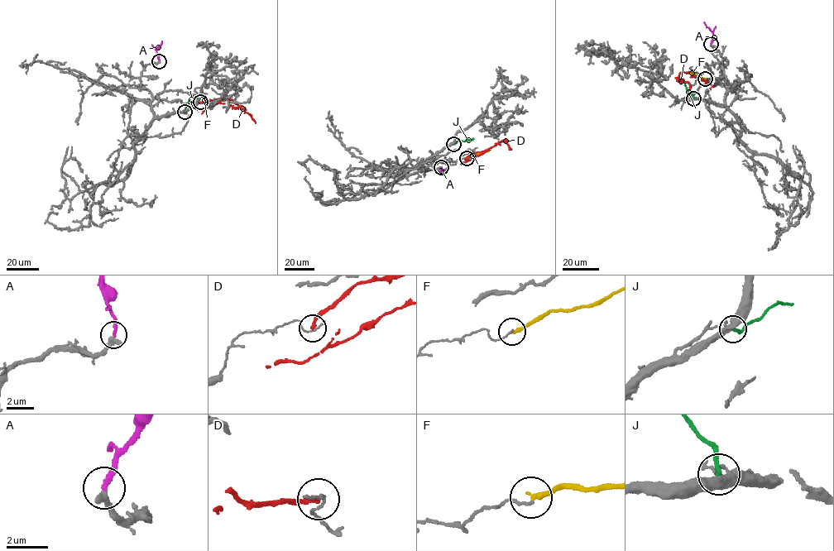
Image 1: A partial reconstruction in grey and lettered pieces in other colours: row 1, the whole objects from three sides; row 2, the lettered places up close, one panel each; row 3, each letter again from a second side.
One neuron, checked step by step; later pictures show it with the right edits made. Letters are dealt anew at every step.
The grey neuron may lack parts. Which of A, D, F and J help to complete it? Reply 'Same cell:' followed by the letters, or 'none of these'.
Same cell: A

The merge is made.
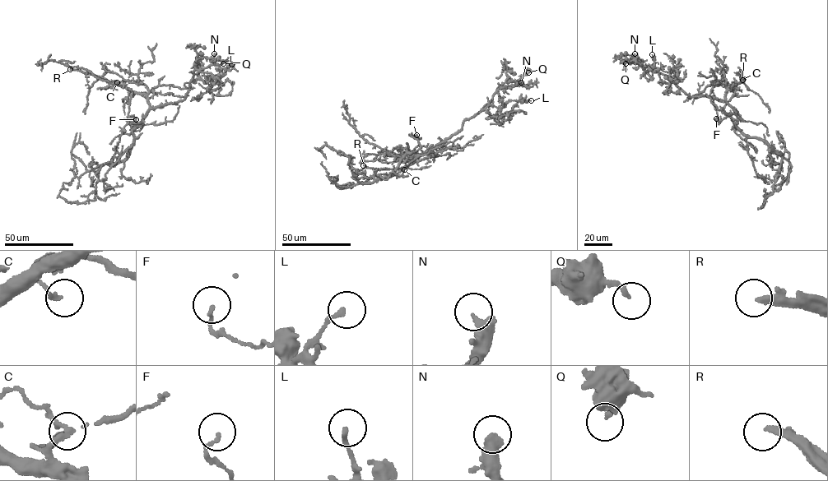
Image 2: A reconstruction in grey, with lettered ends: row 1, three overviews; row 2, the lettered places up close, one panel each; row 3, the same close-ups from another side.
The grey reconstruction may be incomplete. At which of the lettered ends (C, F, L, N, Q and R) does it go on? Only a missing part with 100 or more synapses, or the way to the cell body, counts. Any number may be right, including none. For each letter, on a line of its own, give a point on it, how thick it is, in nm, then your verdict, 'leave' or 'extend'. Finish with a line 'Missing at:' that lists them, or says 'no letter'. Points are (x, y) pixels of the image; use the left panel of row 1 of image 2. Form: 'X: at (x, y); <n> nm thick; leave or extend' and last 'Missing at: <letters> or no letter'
C: at (117, 82); 170 nm thick; leave
F: at (136, 119); 130 nm thick; leave
L: at (231, 64); 190 nm thick; leave
N: at (214, 53); 440 nm thick; leave
Q: at (223, 63); 190 nm thick; leave
R: at (70, 69); 280 nm thick; extend
Missing at: R

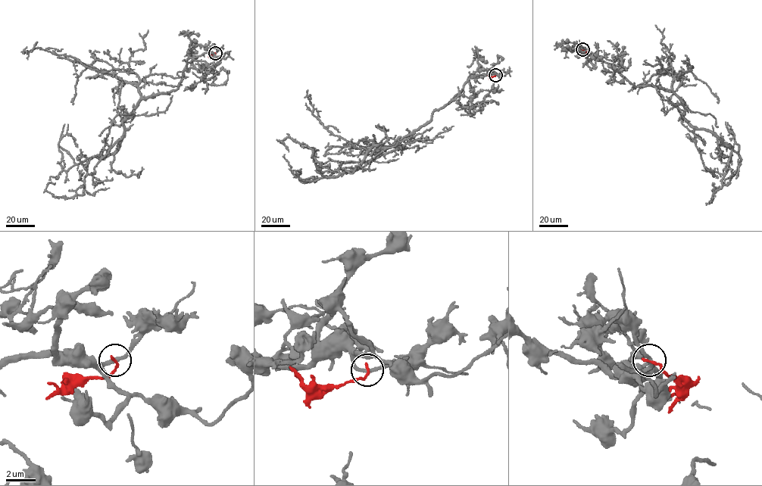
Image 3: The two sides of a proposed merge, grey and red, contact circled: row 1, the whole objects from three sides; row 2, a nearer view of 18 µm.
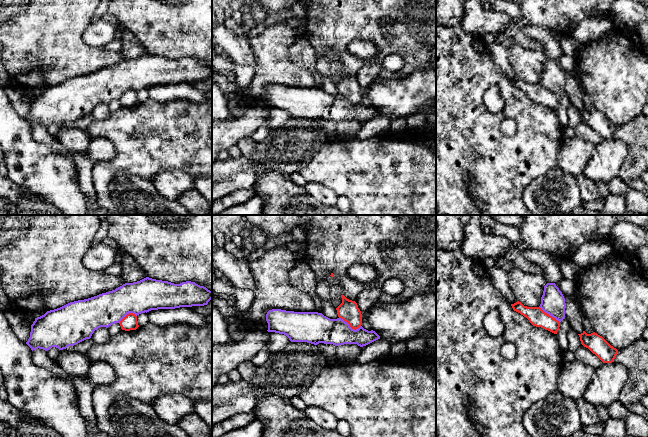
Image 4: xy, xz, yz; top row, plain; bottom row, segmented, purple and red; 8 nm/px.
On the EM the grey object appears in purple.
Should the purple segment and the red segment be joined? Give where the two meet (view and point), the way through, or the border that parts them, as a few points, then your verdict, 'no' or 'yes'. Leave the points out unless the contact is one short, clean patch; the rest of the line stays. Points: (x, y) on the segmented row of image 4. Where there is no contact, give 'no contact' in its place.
xz (349, 326) | along xz (339, 317), (354, 329), (360, 326) | no

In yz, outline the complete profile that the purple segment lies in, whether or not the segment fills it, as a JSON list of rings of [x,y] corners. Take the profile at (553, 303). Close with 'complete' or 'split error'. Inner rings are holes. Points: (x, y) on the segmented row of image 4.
[[[547,283],[544,286],[539,307],[559,322],[565,318],[565,298],[555,283]]]; complete

